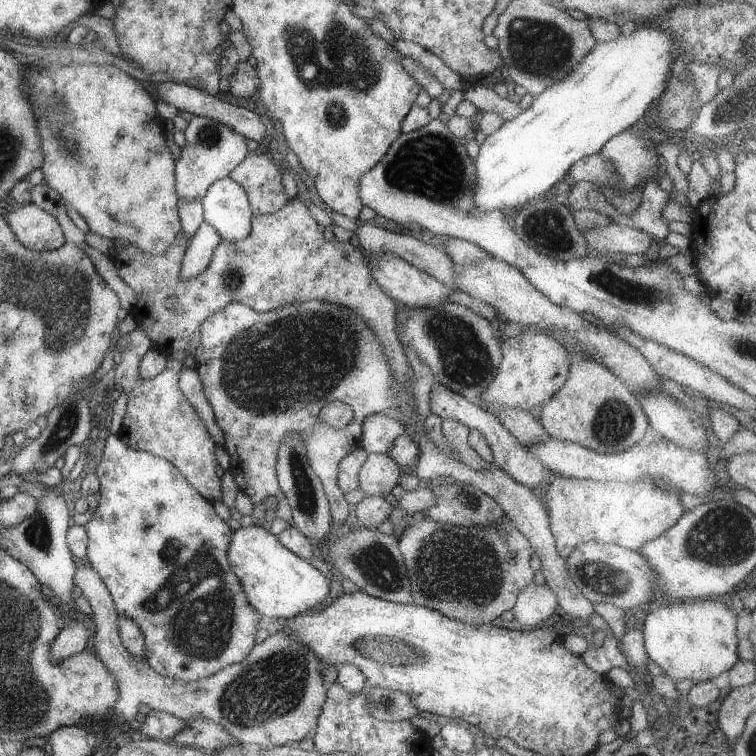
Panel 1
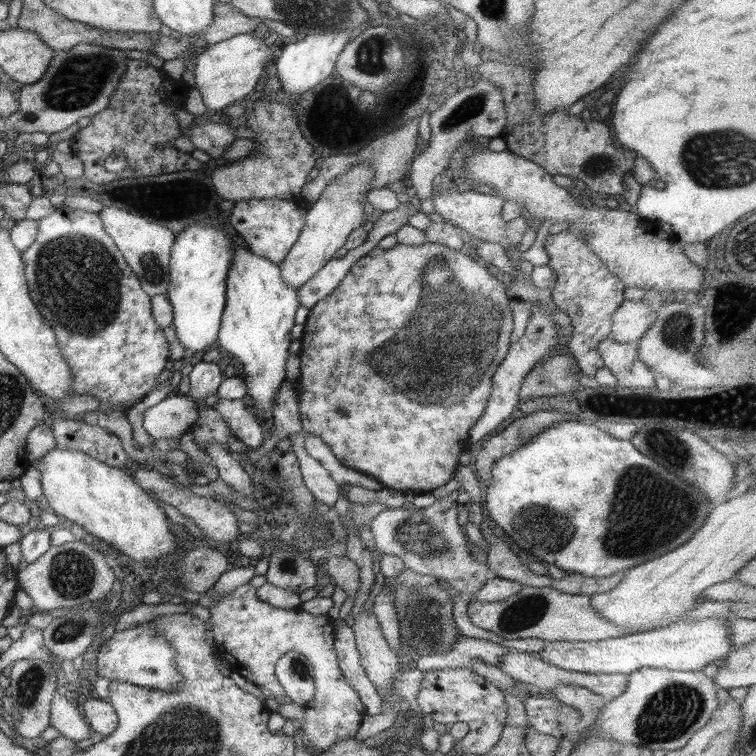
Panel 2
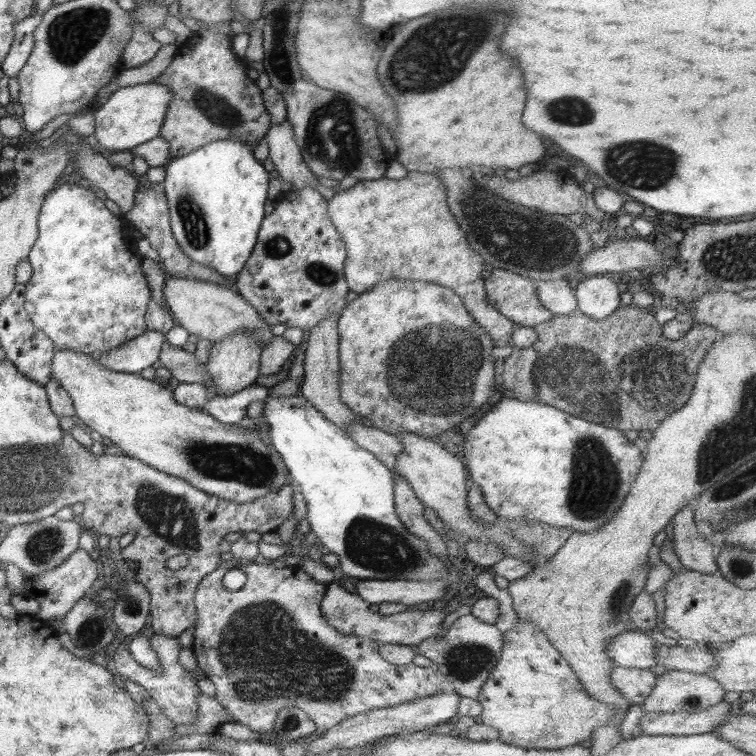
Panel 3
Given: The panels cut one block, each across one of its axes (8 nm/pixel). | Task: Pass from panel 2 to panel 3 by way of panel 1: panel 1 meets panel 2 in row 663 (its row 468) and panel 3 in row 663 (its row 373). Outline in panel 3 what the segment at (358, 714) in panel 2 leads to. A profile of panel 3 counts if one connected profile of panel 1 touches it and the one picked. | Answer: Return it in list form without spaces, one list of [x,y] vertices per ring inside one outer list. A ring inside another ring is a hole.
[[[255,561],[254,563],[246,566],[244,572],[247,576],[247,581],[239,590],[230,591],[221,584],[221,579],[227,572],[227,567],[222,564],[213,570],[208,576],[205,576],[198,585],[195,595],[195,607],[197,608],[197,621],[194,630],[194,642],[191,646],[196,660],[198,660],[199,668],[204,674],[204,678],[214,683],[216,687],[216,700],[228,711],[234,723],[248,726],[254,733],[272,733],[275,725],[277,715],[280,710],[289,707],[295,707],[302,710],[317,726],[318,735],[323,736],[333,726],[342,723],[346,718],[374,710],[393,708],[417,699],[432,697],[436,694],[445,691],[446,684],[438,675],[438,667],[431,665],[426,668],[416,666],[413,662],[403,666],[395,666],[390,662],[386,662],[382,658],[379,648],[381,644],[376,640],[370,638],[360,638],[360,636],[345,636],[337,628],[333,628],[328,624],[328,621],[321,613],[321,602],[326,592],[327,585],[316,582],[310,578],[300,566],[276,568],[270,565],[269,561]]]

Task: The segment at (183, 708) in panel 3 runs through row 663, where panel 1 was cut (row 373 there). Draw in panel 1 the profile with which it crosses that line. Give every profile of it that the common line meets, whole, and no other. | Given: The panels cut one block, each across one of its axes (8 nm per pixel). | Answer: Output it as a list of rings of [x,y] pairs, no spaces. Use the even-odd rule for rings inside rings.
[[[137,326],[128,334],[128,348],[124,348],[120,356],[117,357],[117,364],[114,366],[115,384],[128,396],[127,411],[123,418],[122,430],[117,435],[132,450],[146,451],[169,460],[206,500],[214,503],[220,502],[222,501],[222,487],[220,486],[221,472],[219,471],[218,462],[216,462],[216,444],[212,440],[206,424],[202,422],[202,418],[196,414],[194,406],[188,402],[188,398],[180,390],[179,376],[183,369],[182,363],[173,360],[169,356],[170,354],[166,354],[166,368],[160,374],[154,378],[146,379],[142,379],[139,376],[141,360],[152,347],[151,343],[147,333],[140,326]]]

